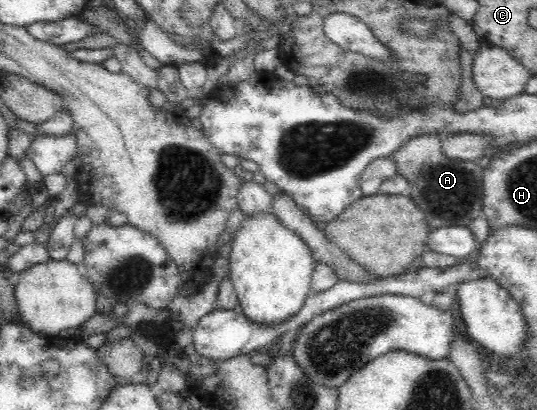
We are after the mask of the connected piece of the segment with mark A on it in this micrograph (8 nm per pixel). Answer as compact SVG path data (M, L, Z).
M420 132L388 155L397 165L397 175L407 179L410 188L408 196L423 213L429 228L468 226L473 219L483 217L484 168L474 161L461 161L445 156L442 151L444 137L445 135L439 135L439 132Z

